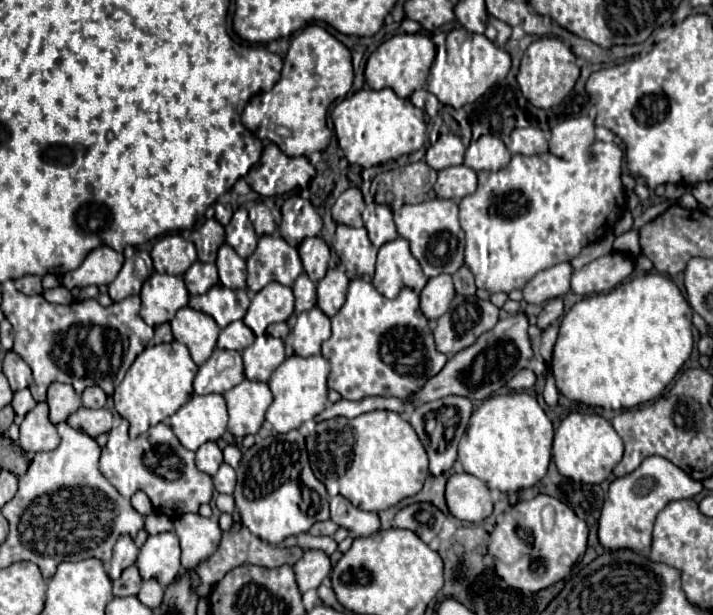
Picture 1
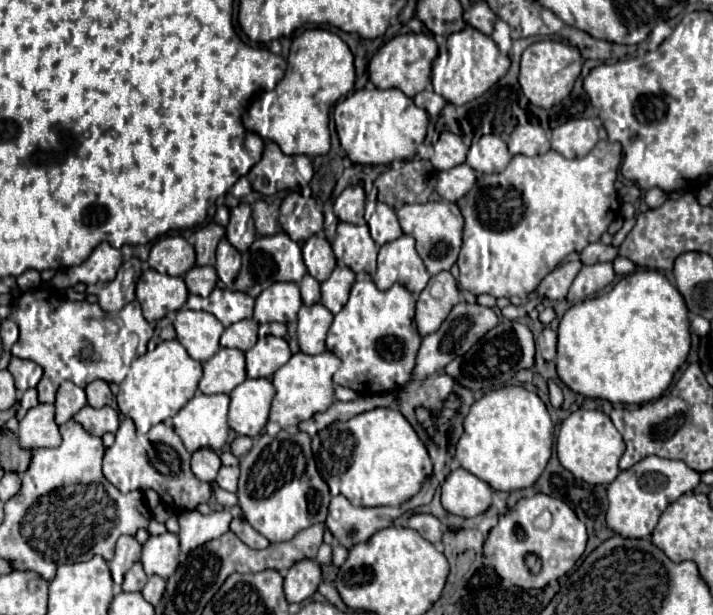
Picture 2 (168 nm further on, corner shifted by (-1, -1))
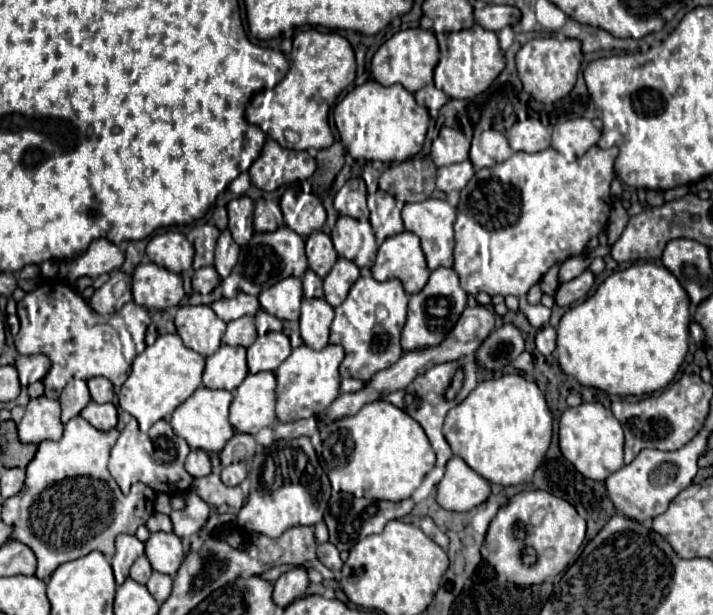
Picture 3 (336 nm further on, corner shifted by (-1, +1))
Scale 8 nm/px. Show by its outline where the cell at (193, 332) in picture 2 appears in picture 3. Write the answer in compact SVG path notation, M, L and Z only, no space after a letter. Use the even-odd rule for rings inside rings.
M184 304L178 308L174 322L178 336L190 350L202 356L212 356L220 348L226 322L220 320L210 306Z

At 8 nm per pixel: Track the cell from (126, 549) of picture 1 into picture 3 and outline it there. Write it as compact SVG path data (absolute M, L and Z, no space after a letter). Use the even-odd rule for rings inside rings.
M120 534L116 538L116 554L112 558L112 568L116 576L116 584L120 586L128 578L128 570L136 558L144 554L144 544L130 534Z

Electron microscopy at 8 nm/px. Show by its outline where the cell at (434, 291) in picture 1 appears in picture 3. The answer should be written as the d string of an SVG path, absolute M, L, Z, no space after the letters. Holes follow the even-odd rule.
M436 268L430 274L428 284L420 292L410 296L408 322L402 330L402 348L406 352L410 352L410 350L416 350L422 346L440 344L446 338L446 334L454 328L462 310L466 308L466 298L468 298L468 294L460 288L458 274L452 268Z

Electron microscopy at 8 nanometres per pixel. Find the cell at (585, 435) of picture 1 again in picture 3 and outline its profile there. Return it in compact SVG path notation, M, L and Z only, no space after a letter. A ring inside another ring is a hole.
M598 402L568 408L560 418L560 450L574 468L590 480L606 480L624 466L624 432L620 422Z

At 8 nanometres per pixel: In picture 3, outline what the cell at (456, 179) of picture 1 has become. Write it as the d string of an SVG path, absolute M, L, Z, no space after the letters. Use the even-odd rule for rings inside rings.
M470 160L450 164L450 166L442 166L442 168L438 168L436 188L446 192L446 194L452 190L462 190L470 182L472 176L474 176L474 166Z

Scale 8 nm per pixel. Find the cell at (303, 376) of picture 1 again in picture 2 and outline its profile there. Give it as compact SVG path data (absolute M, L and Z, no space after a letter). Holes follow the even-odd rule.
M304 352L294 354L276 374L274 374L274 388L276 396L270 408L270 420L278 422L282 428L298 426L298 422L312 418L314 414L326 410L334 402L334 382L332 376L340 368L340 358L332 352L322 352L318 356L310 356Z

